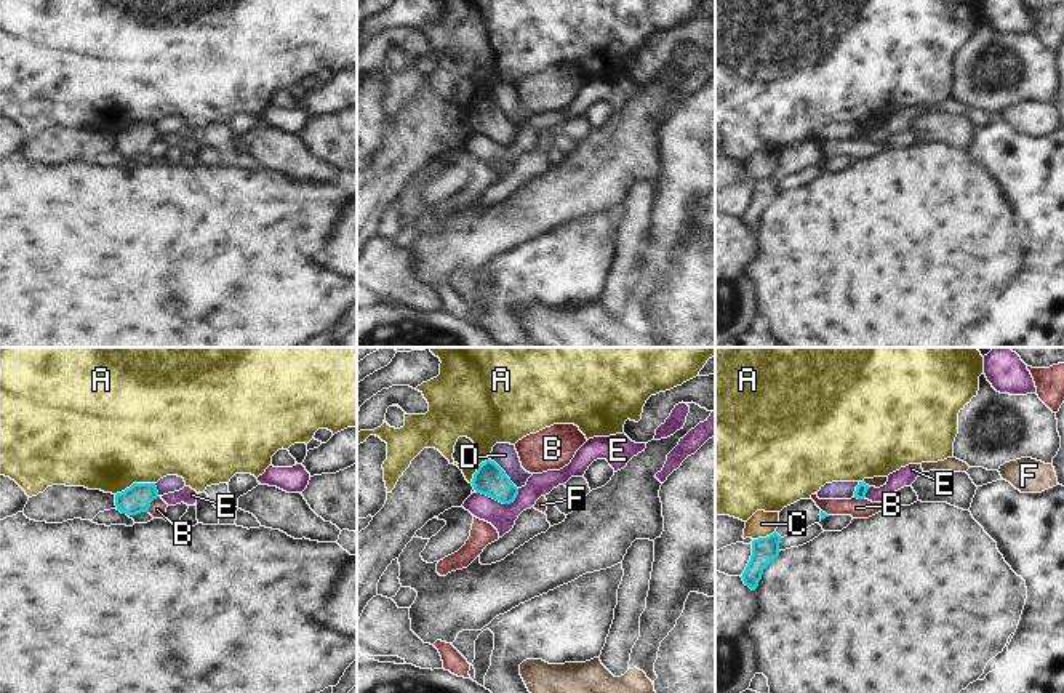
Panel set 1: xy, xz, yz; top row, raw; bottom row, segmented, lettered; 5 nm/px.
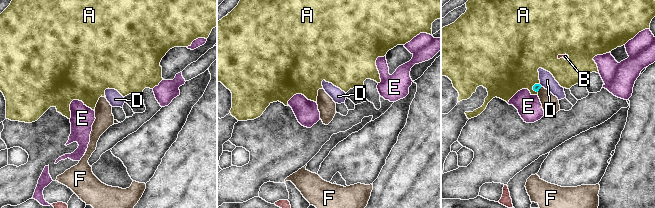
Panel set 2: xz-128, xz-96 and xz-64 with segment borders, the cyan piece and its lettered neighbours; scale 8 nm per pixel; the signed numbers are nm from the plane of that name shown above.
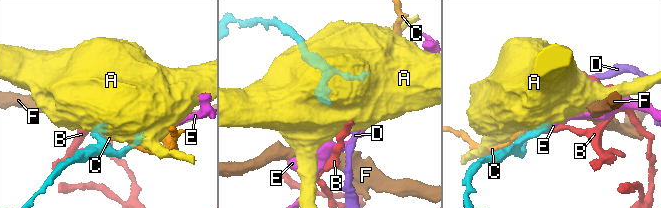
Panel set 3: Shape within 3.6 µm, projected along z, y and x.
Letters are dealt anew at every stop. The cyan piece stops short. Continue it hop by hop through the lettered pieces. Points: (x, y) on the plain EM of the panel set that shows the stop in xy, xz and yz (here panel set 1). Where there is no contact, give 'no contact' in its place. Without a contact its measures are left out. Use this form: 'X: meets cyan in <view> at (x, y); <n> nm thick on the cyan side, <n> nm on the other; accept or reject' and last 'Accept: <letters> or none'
A: meets cyan in xy at (135, 125); 140 nm thick on the cyan side, 500 nm on the other; reject
B: meets cyan in xy at (151, 143); 140 nm thick on the cyan side, 90 nm on the other; reject
C: meets cyan in yz at (764, 180); 130 nm thick on the cyan side, 130 nm on the other; reject
D: meets cyan in xz at (504, 116); 160 nm thick on the cyan side, 120 nm on the other; reject
E: meets cyan in xz at (498, 141); 160 nm thick on the cyan side, 130 nm on the other; reject
F: meets cyan in yz at (864, 125); 60 nm thick on the cyan side, 60 nm on the other; reject
Accept: none

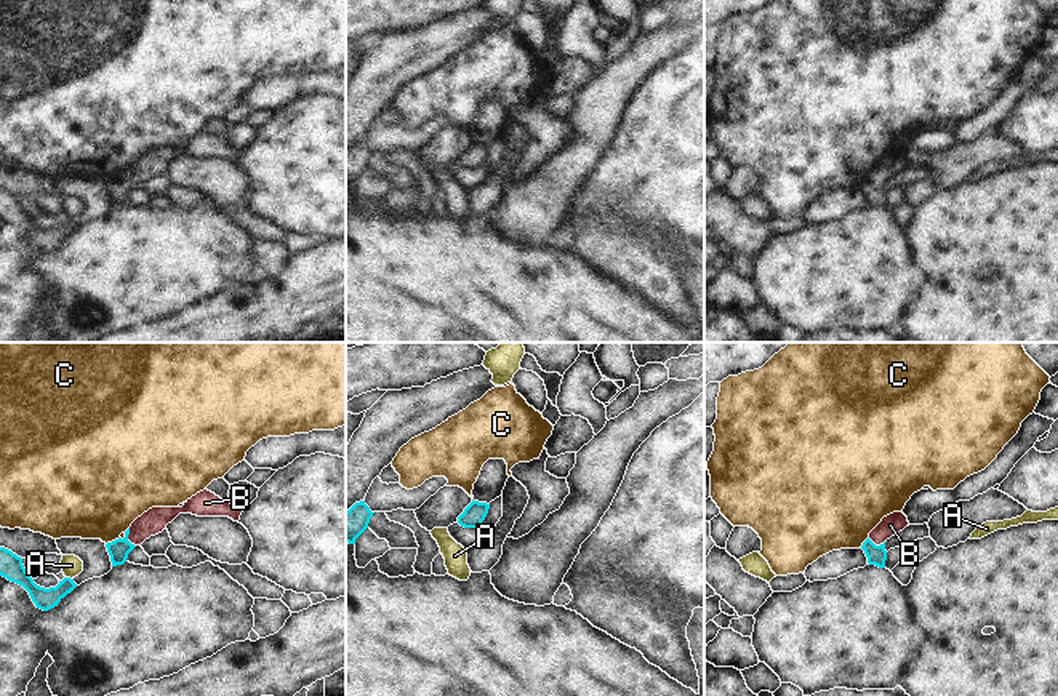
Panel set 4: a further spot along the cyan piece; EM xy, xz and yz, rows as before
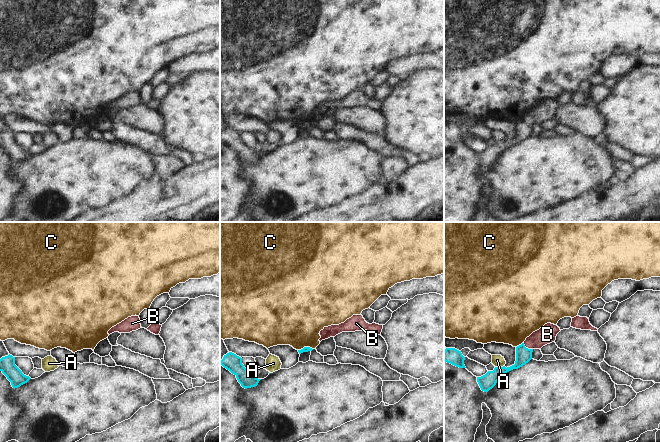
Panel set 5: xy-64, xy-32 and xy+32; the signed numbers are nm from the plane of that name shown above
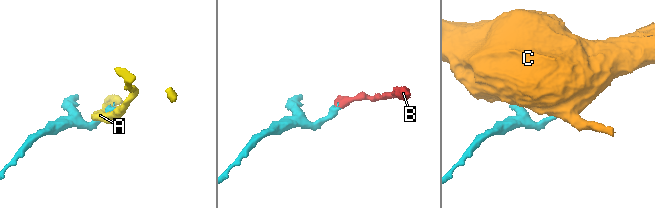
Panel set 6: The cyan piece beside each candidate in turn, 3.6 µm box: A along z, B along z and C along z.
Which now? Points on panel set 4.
A: meets cyan in xy at (69, 220); 110 nm thick on the cyan side, 100 nm on the other; reject
B: meets cyan in xy at (127, 180); 110 nm thick on the cyan side, 130 nm on the other; accept
C: meets cyan in xy at (112, 183); 110 nm thick on the cyan side, 440 nm on the other; reject
Accept: B

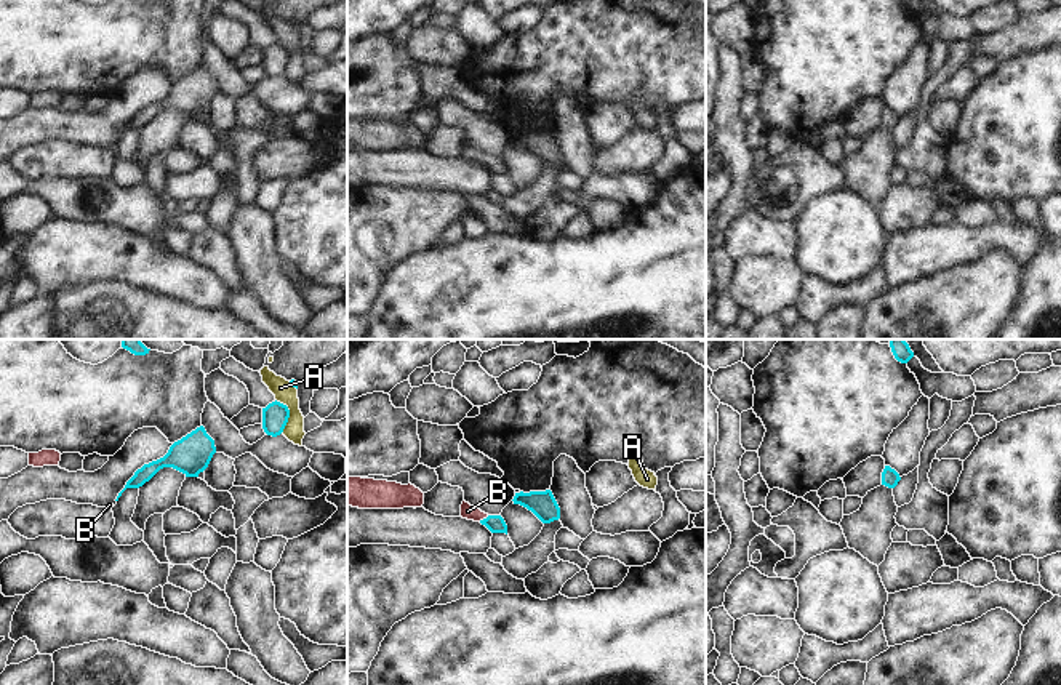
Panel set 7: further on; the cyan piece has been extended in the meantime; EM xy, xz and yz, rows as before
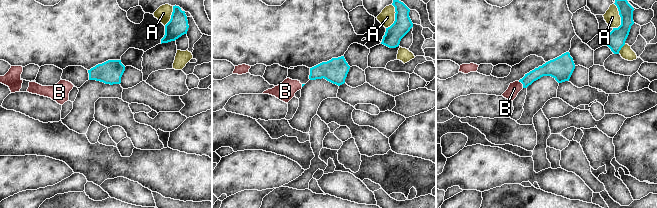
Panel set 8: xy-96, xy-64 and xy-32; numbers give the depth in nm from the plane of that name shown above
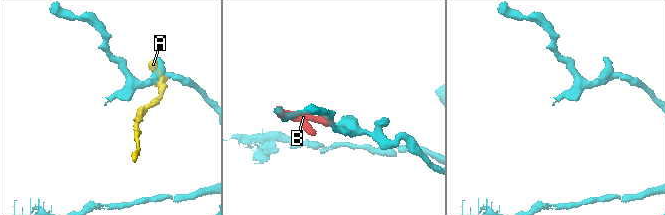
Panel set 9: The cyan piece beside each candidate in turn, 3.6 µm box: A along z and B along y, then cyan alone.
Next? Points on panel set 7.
A: meets cyan in xy at (288, 56); 130 nm thick on the cyan side, 100 nm on the other; reject
B: meets cyan in xz at (484, 160); 90 nm thick on the cyan side, 70 nm on the other; accept
Accept: B

